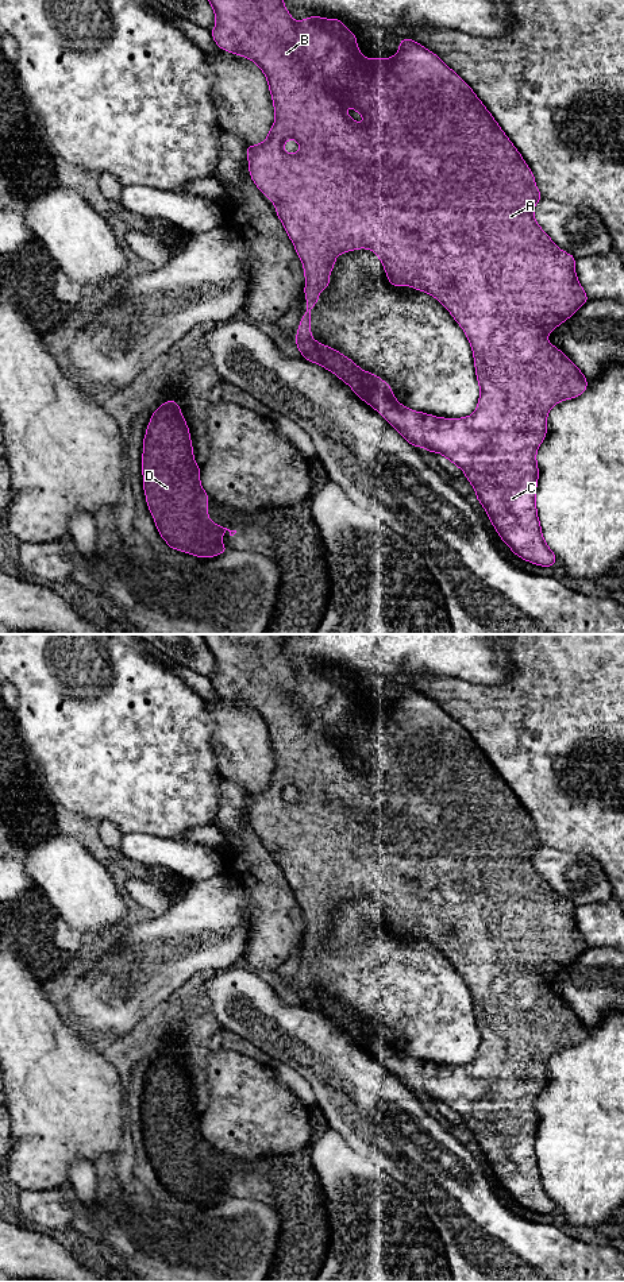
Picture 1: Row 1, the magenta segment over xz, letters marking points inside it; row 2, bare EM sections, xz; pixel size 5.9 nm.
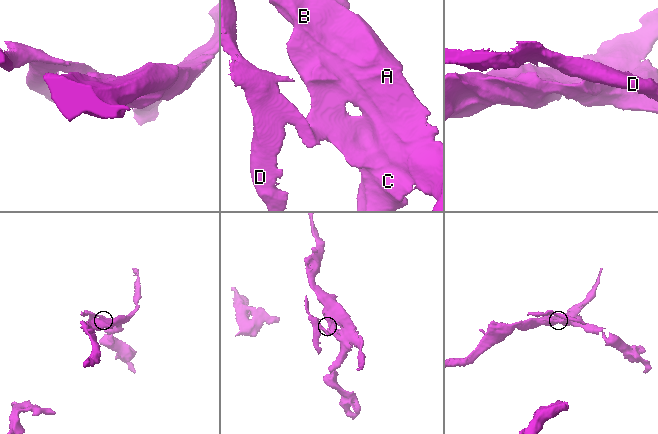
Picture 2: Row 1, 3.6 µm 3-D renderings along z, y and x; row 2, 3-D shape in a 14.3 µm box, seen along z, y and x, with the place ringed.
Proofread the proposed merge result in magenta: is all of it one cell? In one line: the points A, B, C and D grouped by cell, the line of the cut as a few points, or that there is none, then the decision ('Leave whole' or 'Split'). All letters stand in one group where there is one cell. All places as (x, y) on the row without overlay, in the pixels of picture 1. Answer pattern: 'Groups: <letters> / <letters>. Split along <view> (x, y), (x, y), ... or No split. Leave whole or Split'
Groups: A B C / D. Split along xz (320, 1011), (331, 1018). Split

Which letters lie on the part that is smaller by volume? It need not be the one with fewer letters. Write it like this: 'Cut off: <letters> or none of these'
Cut off: D

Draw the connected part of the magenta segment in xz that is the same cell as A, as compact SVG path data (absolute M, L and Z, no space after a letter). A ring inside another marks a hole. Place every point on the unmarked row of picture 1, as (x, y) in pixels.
M201 634L209 648L215 664L216 673L211 679L216 692L232 702L253 707L267 726L269 737L274 750L276 769L267 781L263 791L257 793L246 793L249 806L249 819L254 831L259 838L273 849L276 860L284 872L286 881L294 892L298 905L303 908L305 920L307 959L301 965L301 972L297 976L296 992L307 1008L327 1013L338 1026L344 1028L355 1042L366 1051L373 1054L409 1092L423 1094L430 1100L439 1100L457 1112L465 1121L466 1127L474 1134L477 1147L486 1158L490 1170L496 1175L498 1183L509 1193L513 1201L519 1205L536 1213L555 1213L556 1206L554 1200L547 1194L540 1170L536 1161L536 1132L539 1117L536 1112L536 1098L546 1085L547 1061L558 1050L575 1046L585 1040L588 1028L579 1016L569 1008L562 999L555 996L546 988L561 970L573 964L585 950L589 949L582 934L578 930L574 910L575 904L563 900L558 896L550 884L538 873L534 864L535 852L543 846L535 833L535 825L531 816L516 795L511 791L497 769L474 742L471 735L452 719L438 703L416 691L413 687L401 687L400 696L394 704L389 707L367 707L359 700L357 684L338 667L323 667L311 664L301 669L294 669L289 659L284 654L282 640L288 634ZM350 753L359 760L366 768L363 772L354 769L346 761L346 754ZM288 787L294 787L300 791L300 799L286 802L284 791ZM357 896L370 896L374 899L384 912L386 924L393 934L412 934L416 938L423 938L440 949L444 955L454 964L455 969L463 976L469 991L473 996L477 1028L479 1031L481 1043L475 1059L465 1066L440 1066L420 1061L400 1053L392 1040L392 1036L381 1026L371 1020L361 1018L353 1008L343 1001L323 993L311 984L311 957L316 953L319 942L330 932L330 919L335 914L335 905L339 901Z

